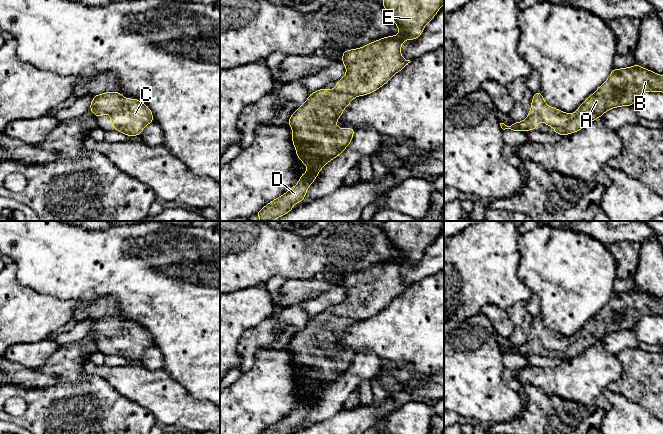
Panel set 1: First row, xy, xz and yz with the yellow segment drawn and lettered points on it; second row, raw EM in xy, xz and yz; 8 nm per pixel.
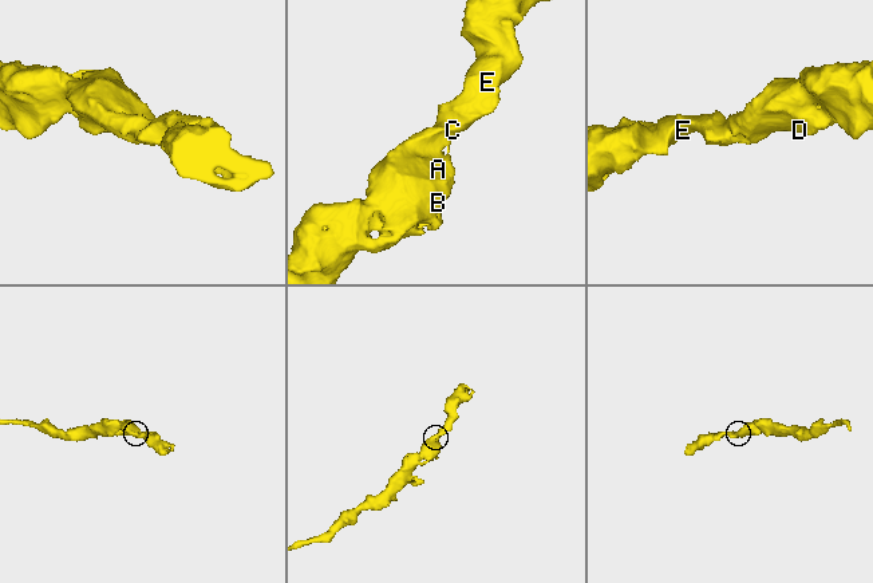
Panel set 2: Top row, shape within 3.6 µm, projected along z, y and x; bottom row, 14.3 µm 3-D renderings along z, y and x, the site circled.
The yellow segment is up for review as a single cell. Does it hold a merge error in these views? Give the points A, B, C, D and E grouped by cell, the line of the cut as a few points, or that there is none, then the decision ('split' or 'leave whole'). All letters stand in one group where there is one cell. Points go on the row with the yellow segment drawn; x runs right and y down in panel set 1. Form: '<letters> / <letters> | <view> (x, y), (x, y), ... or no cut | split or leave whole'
A B C D E | no cut | leave whole

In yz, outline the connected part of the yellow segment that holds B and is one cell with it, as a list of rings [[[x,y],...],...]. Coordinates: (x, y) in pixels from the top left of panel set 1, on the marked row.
[[[641,67],[613,68],[608,79],[577,108],[574,114],[565,113],[547,105],[541,91],[533,94],[531,110],[525,120],[513,122],[511,126],[500,123],[503,130],[513,132],[536,130],[542,120],[562,136],[580,131],[587,124],[612,108],[633,106],[643,92],[662,92],[663,75]]]

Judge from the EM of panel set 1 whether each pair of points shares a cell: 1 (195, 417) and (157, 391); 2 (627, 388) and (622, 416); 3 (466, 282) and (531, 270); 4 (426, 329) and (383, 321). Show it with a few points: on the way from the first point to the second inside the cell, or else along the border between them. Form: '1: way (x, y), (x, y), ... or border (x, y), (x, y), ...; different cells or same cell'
1: way (186, 411), (171, 404), (166, 399); same cell
2: border (607, 387), (638, 403), (645, 410); different cells
3: border (518, 250), (519, 267), (517, 276), (531, 291); different cells
4: way (415, 329), (394, 329); same cell

